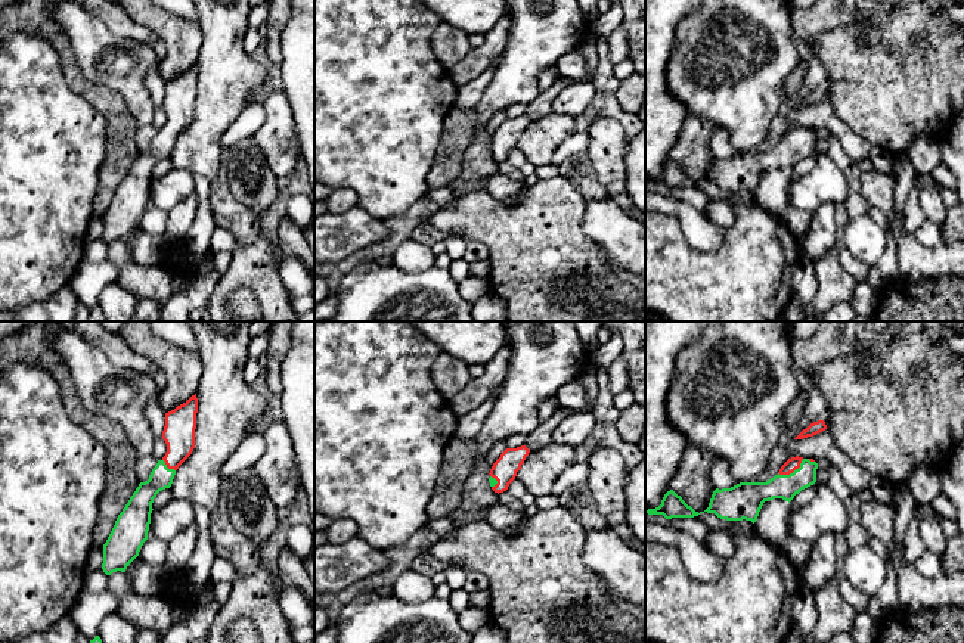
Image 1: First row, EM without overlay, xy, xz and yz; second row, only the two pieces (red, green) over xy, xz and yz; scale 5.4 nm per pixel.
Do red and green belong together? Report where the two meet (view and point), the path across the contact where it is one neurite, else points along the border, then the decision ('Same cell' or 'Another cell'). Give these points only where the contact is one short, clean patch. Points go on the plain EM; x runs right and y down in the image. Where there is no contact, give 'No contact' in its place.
Touches red at yz (792, 142). Path across: yz (793, 133), (792, 142), (777, 157), (752, 164). Same cell

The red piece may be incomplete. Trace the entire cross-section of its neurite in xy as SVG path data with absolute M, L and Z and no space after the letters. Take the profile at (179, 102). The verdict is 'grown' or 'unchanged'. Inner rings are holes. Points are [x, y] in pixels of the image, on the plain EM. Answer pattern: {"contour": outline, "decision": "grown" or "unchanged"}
{"contour": "M196 63L165 83L162 109L167 122L158 130L149 149L139 153L103 214L102 239L106 245L125 242L139 226L140 217L148 209L154 168L159 161L171 156L176 140L195 118L196 83Z", "decision": "grown"}

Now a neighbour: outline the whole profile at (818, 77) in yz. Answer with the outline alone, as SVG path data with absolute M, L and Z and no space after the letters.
M791 32L791 40L797 47L800 59L808 62L808 69L796 91L784 102L785 111L794 109L813 91L824 90L828 96L833 84L831 72L821 58L815 55L797 34Z

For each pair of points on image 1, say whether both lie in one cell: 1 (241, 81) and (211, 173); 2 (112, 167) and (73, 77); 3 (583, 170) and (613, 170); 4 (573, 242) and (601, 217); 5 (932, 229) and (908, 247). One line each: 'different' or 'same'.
1: same
2: same
3: different
4: different
5: different

